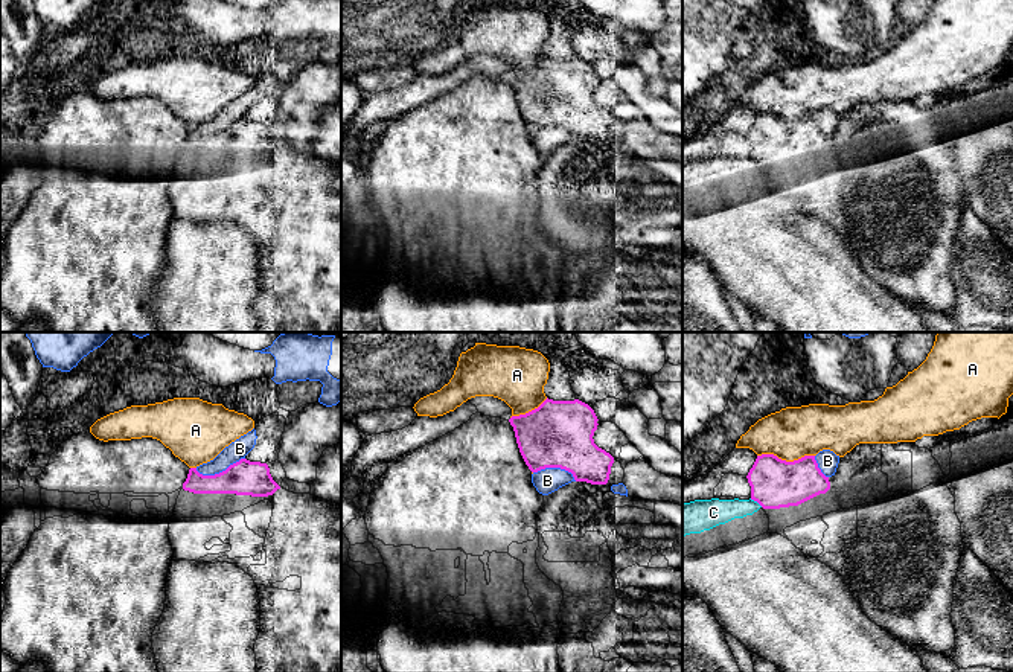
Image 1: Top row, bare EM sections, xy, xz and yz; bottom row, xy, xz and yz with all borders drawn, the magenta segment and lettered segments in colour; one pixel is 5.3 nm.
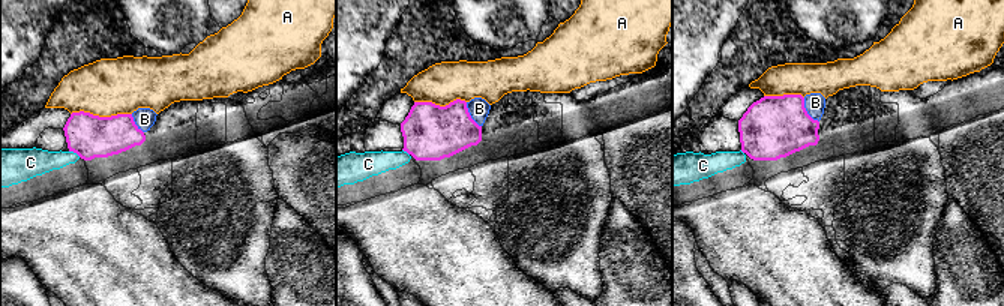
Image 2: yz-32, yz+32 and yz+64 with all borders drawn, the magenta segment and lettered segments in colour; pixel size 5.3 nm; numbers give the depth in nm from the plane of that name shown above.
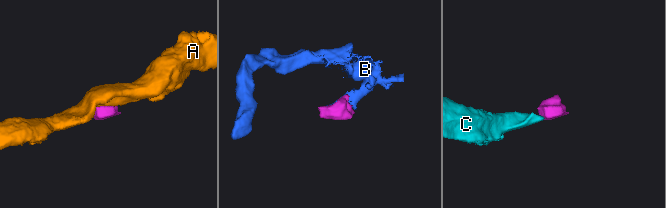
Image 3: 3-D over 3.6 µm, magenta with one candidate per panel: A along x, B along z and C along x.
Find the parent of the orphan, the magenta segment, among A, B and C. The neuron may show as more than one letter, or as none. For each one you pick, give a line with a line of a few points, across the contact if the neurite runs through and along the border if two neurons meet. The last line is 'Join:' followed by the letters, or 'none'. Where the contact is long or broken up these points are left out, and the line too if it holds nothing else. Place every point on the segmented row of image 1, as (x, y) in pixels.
B: Line: xy (244, 477), (220, 473), (239, 448)
Join: B

